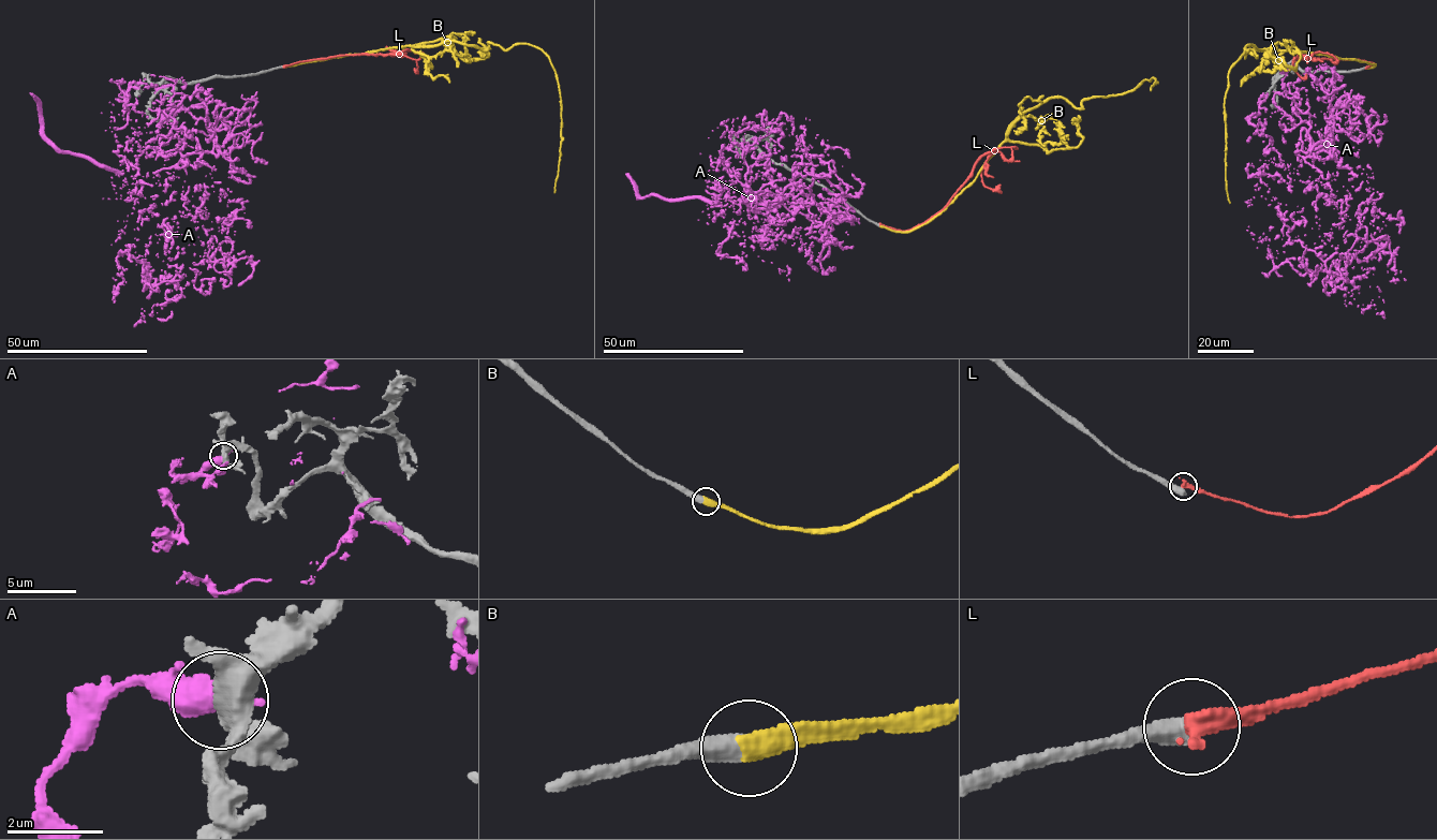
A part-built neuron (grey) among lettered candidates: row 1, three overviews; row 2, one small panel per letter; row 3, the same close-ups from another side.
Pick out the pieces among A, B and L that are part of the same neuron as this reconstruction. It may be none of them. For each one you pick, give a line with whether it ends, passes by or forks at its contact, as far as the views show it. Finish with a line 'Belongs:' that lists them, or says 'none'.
B: It ends there
Belongs: B

